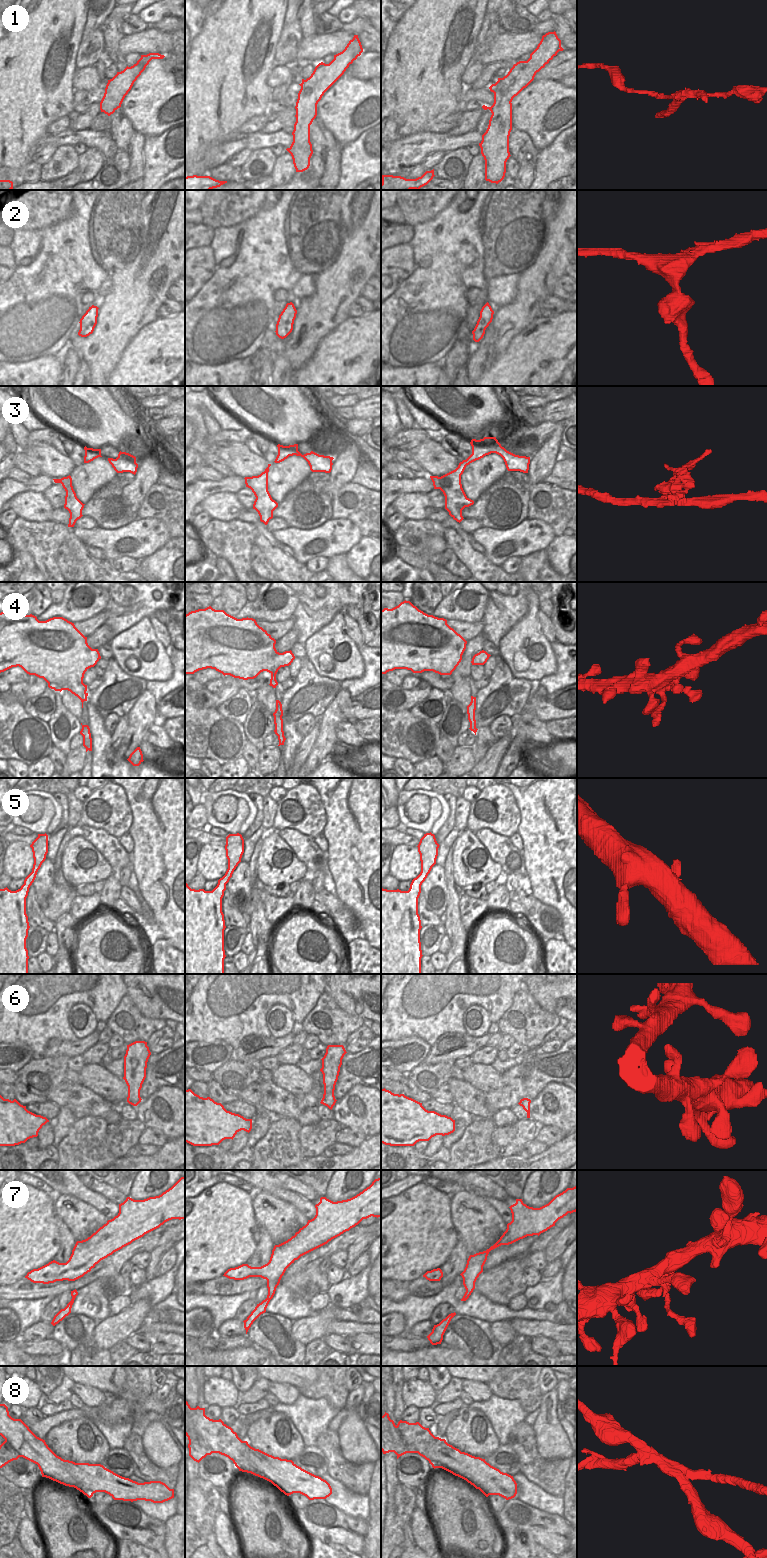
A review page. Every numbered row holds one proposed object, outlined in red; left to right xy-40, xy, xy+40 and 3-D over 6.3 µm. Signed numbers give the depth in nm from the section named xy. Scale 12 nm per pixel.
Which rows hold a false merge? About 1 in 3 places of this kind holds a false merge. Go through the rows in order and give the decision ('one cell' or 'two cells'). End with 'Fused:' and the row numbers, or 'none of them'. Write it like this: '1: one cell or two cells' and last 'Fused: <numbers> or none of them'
1: two cells
2: one cell
3: one cell
4: one cell
5: one cell
6: one cell
7: one cell
8: two cells
Fused: 1, 8

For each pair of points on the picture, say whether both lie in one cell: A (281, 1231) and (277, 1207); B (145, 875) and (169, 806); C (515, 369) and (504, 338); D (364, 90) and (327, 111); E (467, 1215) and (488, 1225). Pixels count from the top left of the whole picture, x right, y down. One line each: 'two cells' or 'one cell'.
A: one cell
B: one cell
C: two cells
D: one cell
E: one cell

